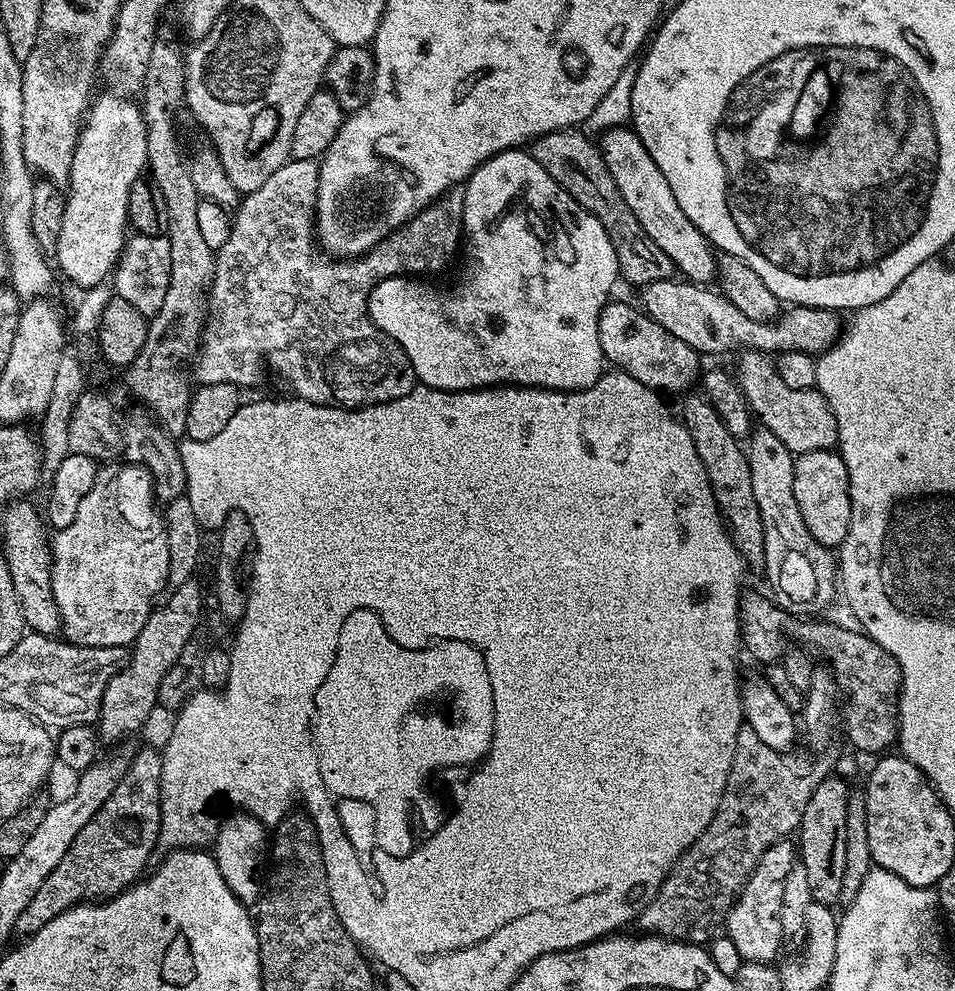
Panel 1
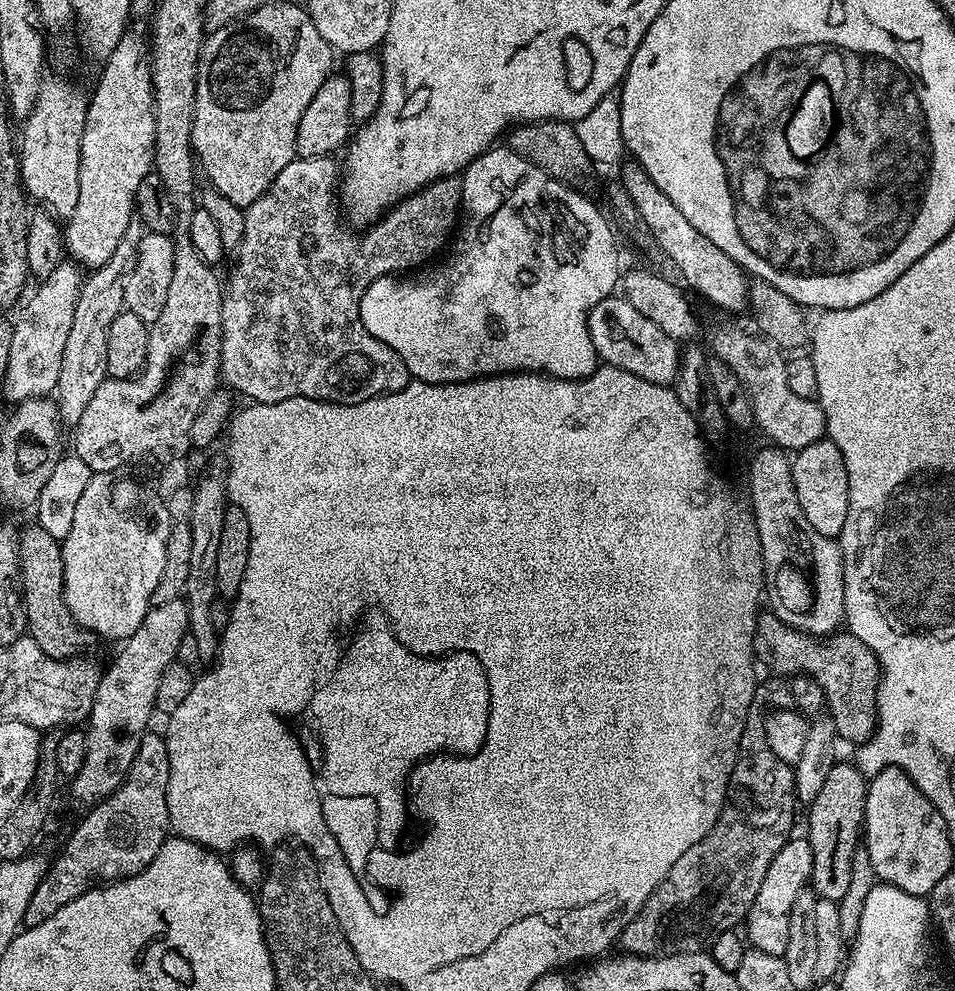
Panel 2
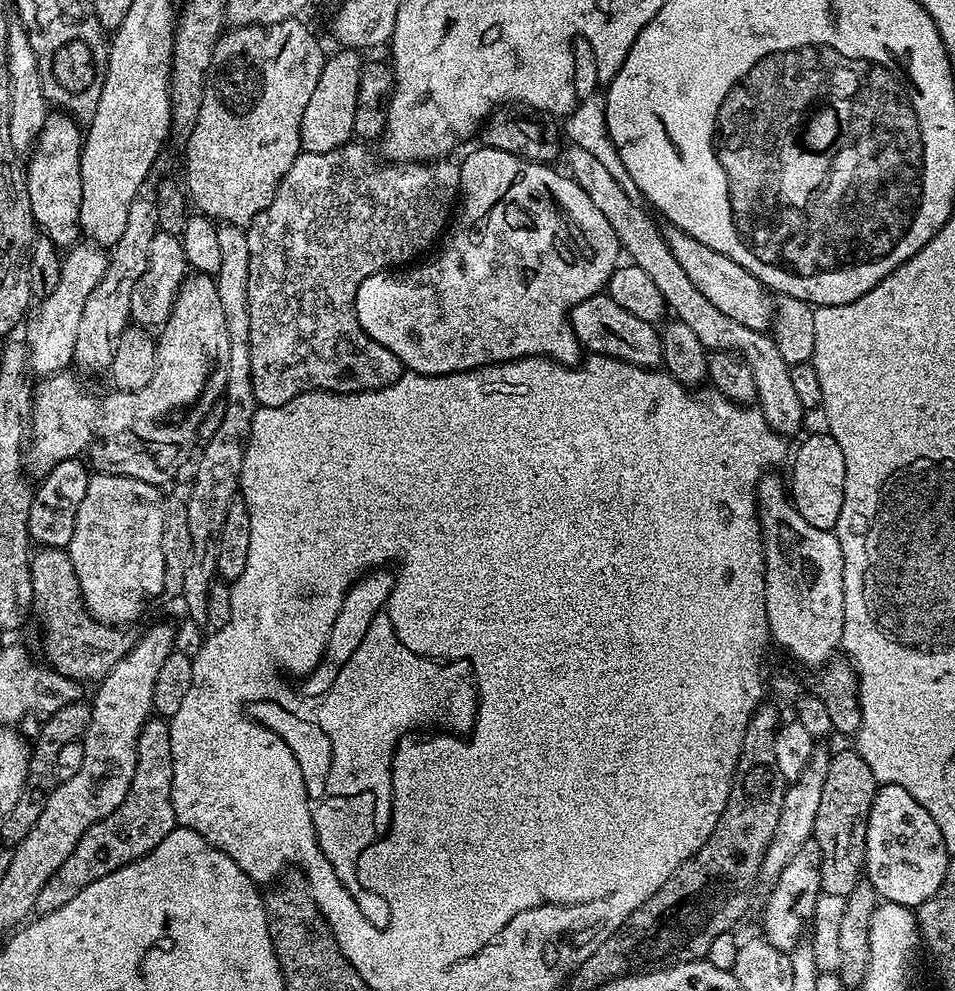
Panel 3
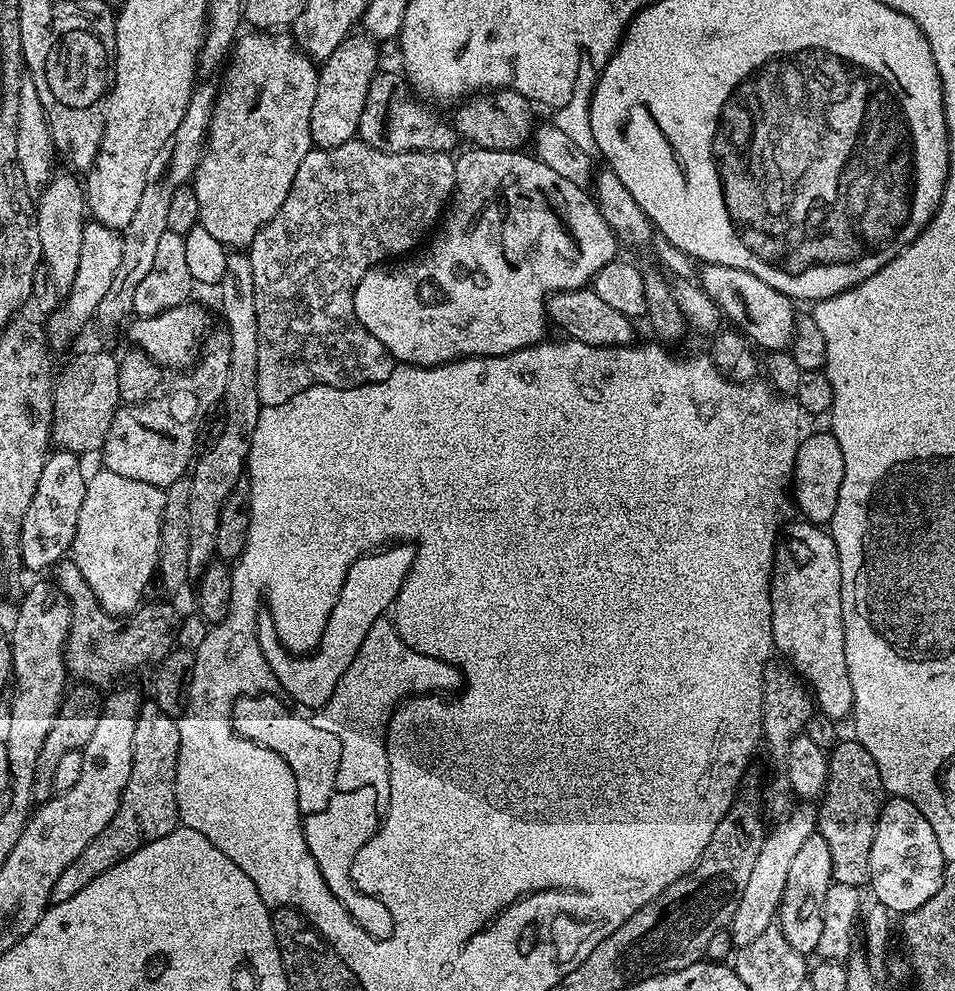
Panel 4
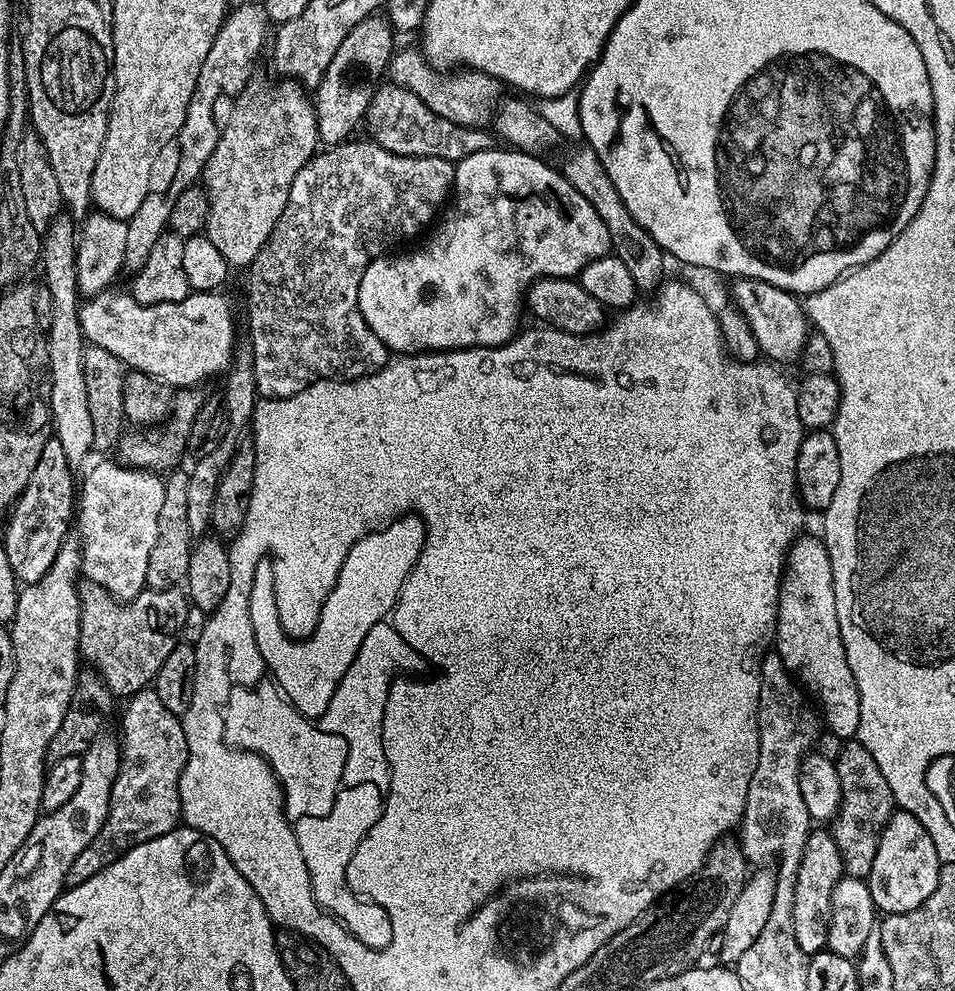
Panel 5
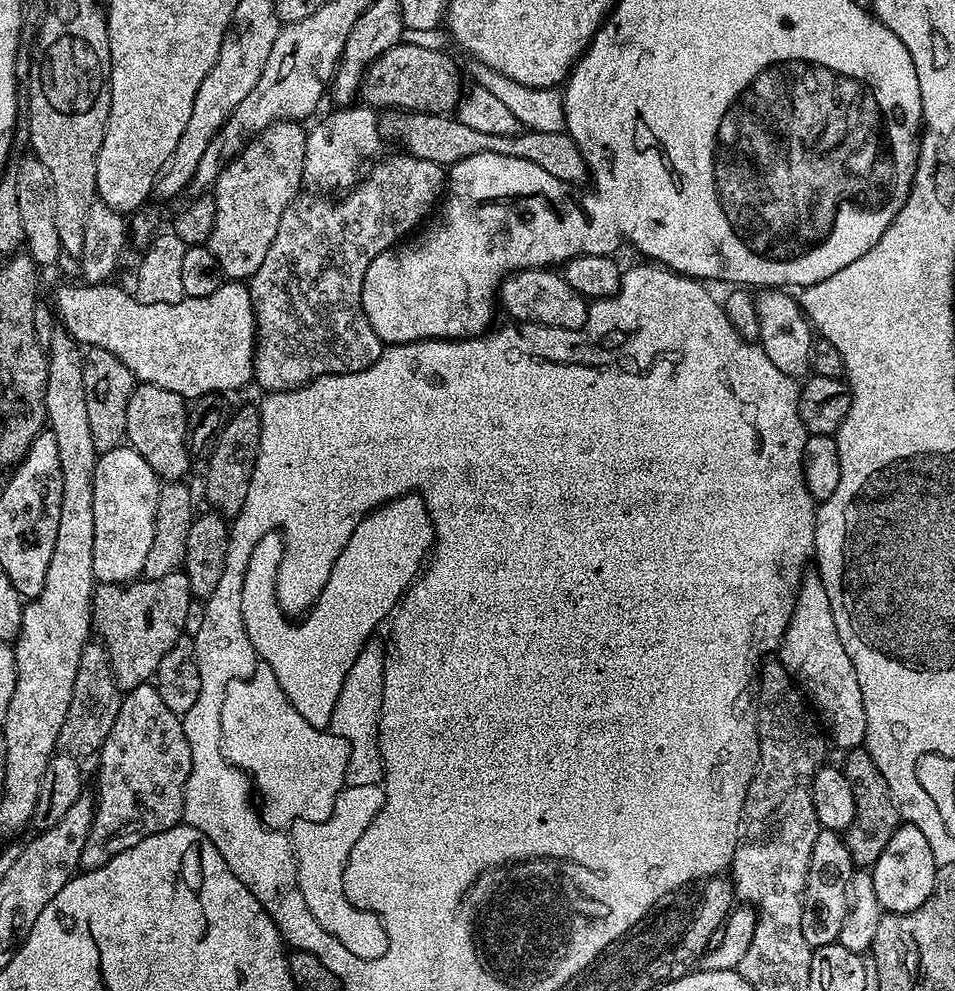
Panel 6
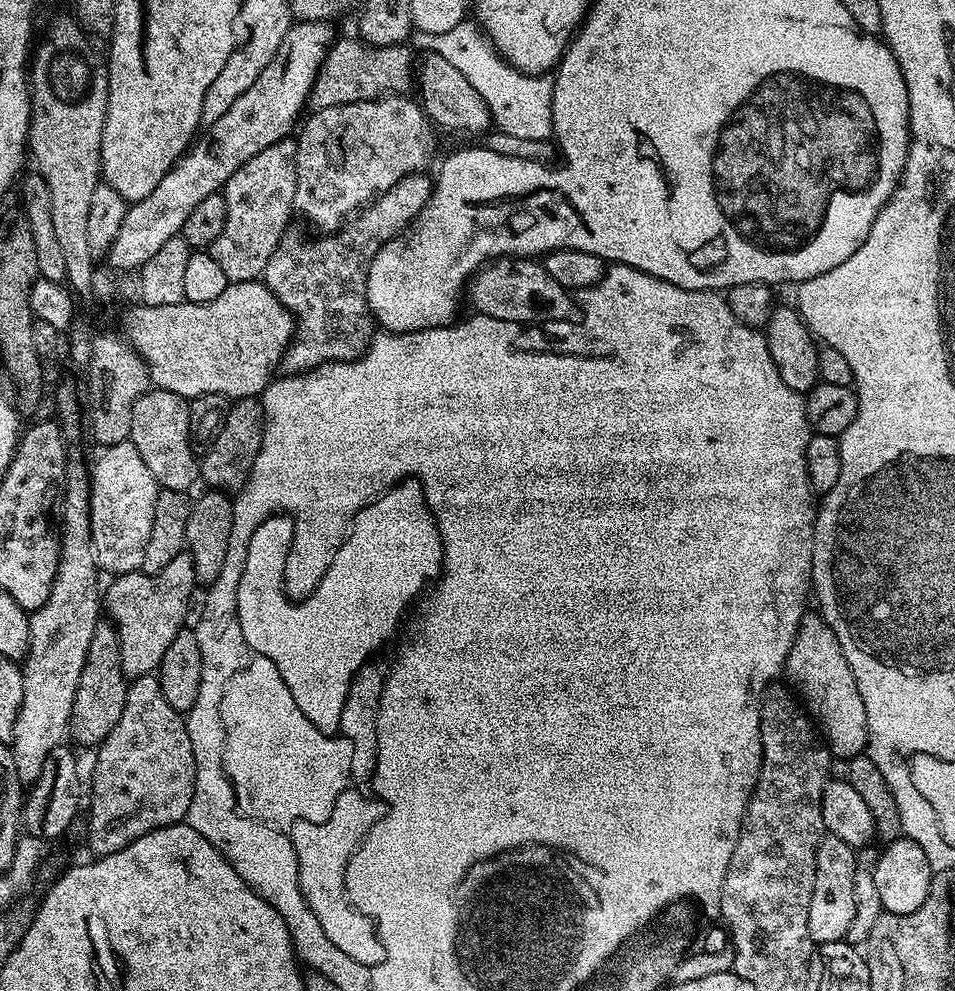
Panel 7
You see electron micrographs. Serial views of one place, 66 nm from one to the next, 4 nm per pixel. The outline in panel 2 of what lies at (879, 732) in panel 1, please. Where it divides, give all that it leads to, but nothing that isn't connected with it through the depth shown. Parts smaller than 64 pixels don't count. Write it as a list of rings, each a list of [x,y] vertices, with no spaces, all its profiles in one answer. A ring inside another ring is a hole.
[[[761,614],[756,618],[754,642],[751,646],[753,657],[761,665],[764,663],[771,675],[791,678],[804,673],[811,676],[825,695],[826,712],[834,722],[837,737],[844,738],[847,732],[856,732],[864,724],[862,717],[852,717],[848,713],[852,704],[864,704],[865,714],[869,718],[875,717],[880,663],[869,648],[851,632],[837,630],[823,638],[817,638],[786,626],[786,622],[782,622],[777,616]],[[856,684],[860,684],[860,692],[856,692]]]

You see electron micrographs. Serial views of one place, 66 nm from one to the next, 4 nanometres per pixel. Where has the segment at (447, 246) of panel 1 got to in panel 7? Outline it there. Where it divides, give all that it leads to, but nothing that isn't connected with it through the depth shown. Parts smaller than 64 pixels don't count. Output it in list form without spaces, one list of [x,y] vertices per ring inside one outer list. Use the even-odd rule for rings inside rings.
[[[415,174],[402,178],[396,185],[394,185],[388,192],[384,193],[374,199],[368,206],[362,208],[352,219],[349,219],[347,223],[343,225],[339,230],[325,235],[324,241],[316,240],[311,244],[308,240],[291,240],[291,238],[285,238],[281,240],[279,248],[270,258],[270,262],[266,262],[264,267],[264,275],[262,282],[273,292],[278,298],[278,302],[282,302],[282,306],[286,306],[286,310],[291,312],[296,317],[296,335],[292,338],[292,343],[289,344],[288,349],[284,351],[284,358],[282,361],[282,368],[285,373],[299,374],[306,373],[312,368],[320,367],[326,363],[334,363],[336,361],[357,360],[368,348],[368,341],[370,339],[370,331],[368,327],[373,327],[374,321],[368,310],[368,295],[366,294],[366,278],[368,277],[370,262],[373,261],[374,255],[378,254],[378,250],[382,248],[390,240],[390,238],[396,236],[398,233],[403,232],[416,215],[422,210],[422,206],[426,206],[426,202],[430,198],[432,193],[433,181],[428,180],[424,174]]]

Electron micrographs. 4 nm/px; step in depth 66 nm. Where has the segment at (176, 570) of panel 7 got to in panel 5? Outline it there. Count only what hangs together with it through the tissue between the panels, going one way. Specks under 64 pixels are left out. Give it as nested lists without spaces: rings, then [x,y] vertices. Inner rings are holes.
[[[87,578],[78,584],[80,619],[80,654],[85,665],[91,666],[106,682],[113,697],[127,698],[141,692],[155,681],[162,662],[170,650],[181,643],[190,601],[179,587],[154,590],[145,587],[133,600],[123,602],[98,582]]]

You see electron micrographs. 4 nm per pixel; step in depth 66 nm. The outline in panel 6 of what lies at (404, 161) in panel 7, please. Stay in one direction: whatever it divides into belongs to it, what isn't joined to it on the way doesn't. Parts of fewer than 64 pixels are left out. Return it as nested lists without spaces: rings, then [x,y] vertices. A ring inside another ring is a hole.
[[[344,106],[321,124],[309,127],[306,132],[304,174],[320,188],[336,188],[342,183],[352,186],[357,183],[356,172],[380,148],[382,131],[377,113],[368,106]]]

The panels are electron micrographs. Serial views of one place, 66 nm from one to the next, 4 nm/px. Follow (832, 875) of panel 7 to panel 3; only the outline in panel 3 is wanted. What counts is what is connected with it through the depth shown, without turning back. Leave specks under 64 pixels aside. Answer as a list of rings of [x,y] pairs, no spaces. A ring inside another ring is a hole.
[[[808,839],[767,889],[768,901],[764,904],[763,939],[778,950],[791,953],[792,947],[805,935],[806,925],[812,919],[820,890],[820,851],[816,841]]]

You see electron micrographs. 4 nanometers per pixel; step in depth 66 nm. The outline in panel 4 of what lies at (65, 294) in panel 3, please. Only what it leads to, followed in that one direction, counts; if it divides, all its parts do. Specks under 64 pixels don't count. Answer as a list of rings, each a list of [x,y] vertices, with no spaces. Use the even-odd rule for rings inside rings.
[[[85,223],[82,230],[82,254],[78,257],[78,272],[74,274],[74,286],[70,286],[60,307],[46,320],[46,337],[53,349],[66,347],[68,339],[75,332],[82,331],[88,319],[91,321],[95,317],[98,302],[102,302],[106,290],[110,290],[110,282],[121,262],[121,233],[117,229],[107,228],[104,224]]]

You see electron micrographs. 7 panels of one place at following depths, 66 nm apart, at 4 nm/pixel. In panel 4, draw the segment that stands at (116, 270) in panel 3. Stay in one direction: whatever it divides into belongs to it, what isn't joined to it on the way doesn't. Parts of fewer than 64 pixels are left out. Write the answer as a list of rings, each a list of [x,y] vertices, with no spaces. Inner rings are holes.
[[[197,83],[192,91],[190,102],[186,106],[186,114],[182,114],[182,122],[178,122],[178,130],[166,138],[166,146],[154,154],[150,162],[150,170],[146,170],[146,186],[142,186],[142,199],[138,201],[138,210],[134,210],[134,218],[122,229],[122,262],[110,282],[110,290],[98,302],[95,319],[104,324],[116,324],[119,320],[127,321],[133,315],[134,294],[142,278],[150,274],[154,267],[154,257],[162,234],[168,232],[166,222],[170,197],[178,186],[189,183],[196,173],[200,154],[208,139],[208,127],[212,121],[212,109],[216,100],[218,88],[214,83]]]

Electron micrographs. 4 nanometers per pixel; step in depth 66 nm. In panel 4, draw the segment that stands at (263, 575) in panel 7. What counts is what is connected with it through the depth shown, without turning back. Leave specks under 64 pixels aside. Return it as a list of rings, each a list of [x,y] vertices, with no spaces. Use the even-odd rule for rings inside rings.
[[[397,542],[358,558],[346,574],[338,602],[334,602],[334,610],[330,610],[330,618],[319,646],[308,655],[288,652],[272,625],[272,613],[267,610],[257,611],[258,646],[262,646],[262,654],[270,666],[273,681],[294,703],[309,710],[317,710],[334,694],[339,678],[346,674],[350,662],[354,662],[354,654],[362,650],[362,642],[366,642],[370,626],[374,626],[374,622],[378,622],[392,608],[415,557],[416,549],[413,545]]]

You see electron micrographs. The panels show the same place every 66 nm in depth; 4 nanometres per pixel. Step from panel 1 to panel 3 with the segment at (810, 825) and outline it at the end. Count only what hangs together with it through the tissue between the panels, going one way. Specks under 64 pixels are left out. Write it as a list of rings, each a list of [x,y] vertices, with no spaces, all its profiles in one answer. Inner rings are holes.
[[[848,746],[828,761],[826,782],[822,782],[822,798],[818,818],[814,818],[811,839],[820,851],[820,890],[823,894],[846,897],[865,875],[864,847],[870,818],[870,806],[876,797],[878,781],[855,747]]]

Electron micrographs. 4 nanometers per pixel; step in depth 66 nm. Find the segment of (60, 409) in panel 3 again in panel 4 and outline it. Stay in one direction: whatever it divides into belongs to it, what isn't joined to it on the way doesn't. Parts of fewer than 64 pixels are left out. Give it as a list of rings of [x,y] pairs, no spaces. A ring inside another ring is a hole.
[[[88,352],[80,356],[64,373],[59,373],[52,389],[52,431],[50,440],[65,452],[85,454],[91,448],[103,449],[104,439],[110,430],[110,422],[122,401],[118,390],[118,360],[108,352]]]

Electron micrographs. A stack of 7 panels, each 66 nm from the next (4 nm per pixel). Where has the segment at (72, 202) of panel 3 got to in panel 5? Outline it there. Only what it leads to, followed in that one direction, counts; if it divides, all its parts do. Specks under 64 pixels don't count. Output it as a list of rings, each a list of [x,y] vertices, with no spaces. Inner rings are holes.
[[[64,214],[58,215],[42,236],[42,268],[44,264],[42,284],[50,290],[52,299],[52,321],[46,330],[50,358],[48,369],[52,431],[55,440],[62,442],[66,462],[73,470],[83,469],[89,463],[88,455],[94,452],[96,443],[96,418],[90,403],[90,386],[84,377],[86,341],[80,325],[79,309],[82,297],[76,285],[77,243],[77,225]]]

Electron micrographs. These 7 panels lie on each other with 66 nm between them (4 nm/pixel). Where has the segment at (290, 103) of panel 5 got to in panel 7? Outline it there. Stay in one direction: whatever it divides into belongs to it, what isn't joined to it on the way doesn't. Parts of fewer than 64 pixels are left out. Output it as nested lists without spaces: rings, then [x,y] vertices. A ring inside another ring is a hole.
[[[285,138],[274,146],[262,150],[262,154],[254,154],[250,162],[246,162],[227,180],[222,189],[226,202],[226,226],[222,226],[222,234],[211,246],[214,262],[222,266],[226,278],[230,282],[237,280],[254,280],[264,275],[266,262],[279,248],[281,240],[285,239],[288,219],[294,216],[292,203],[296,189],[296,140]]]

